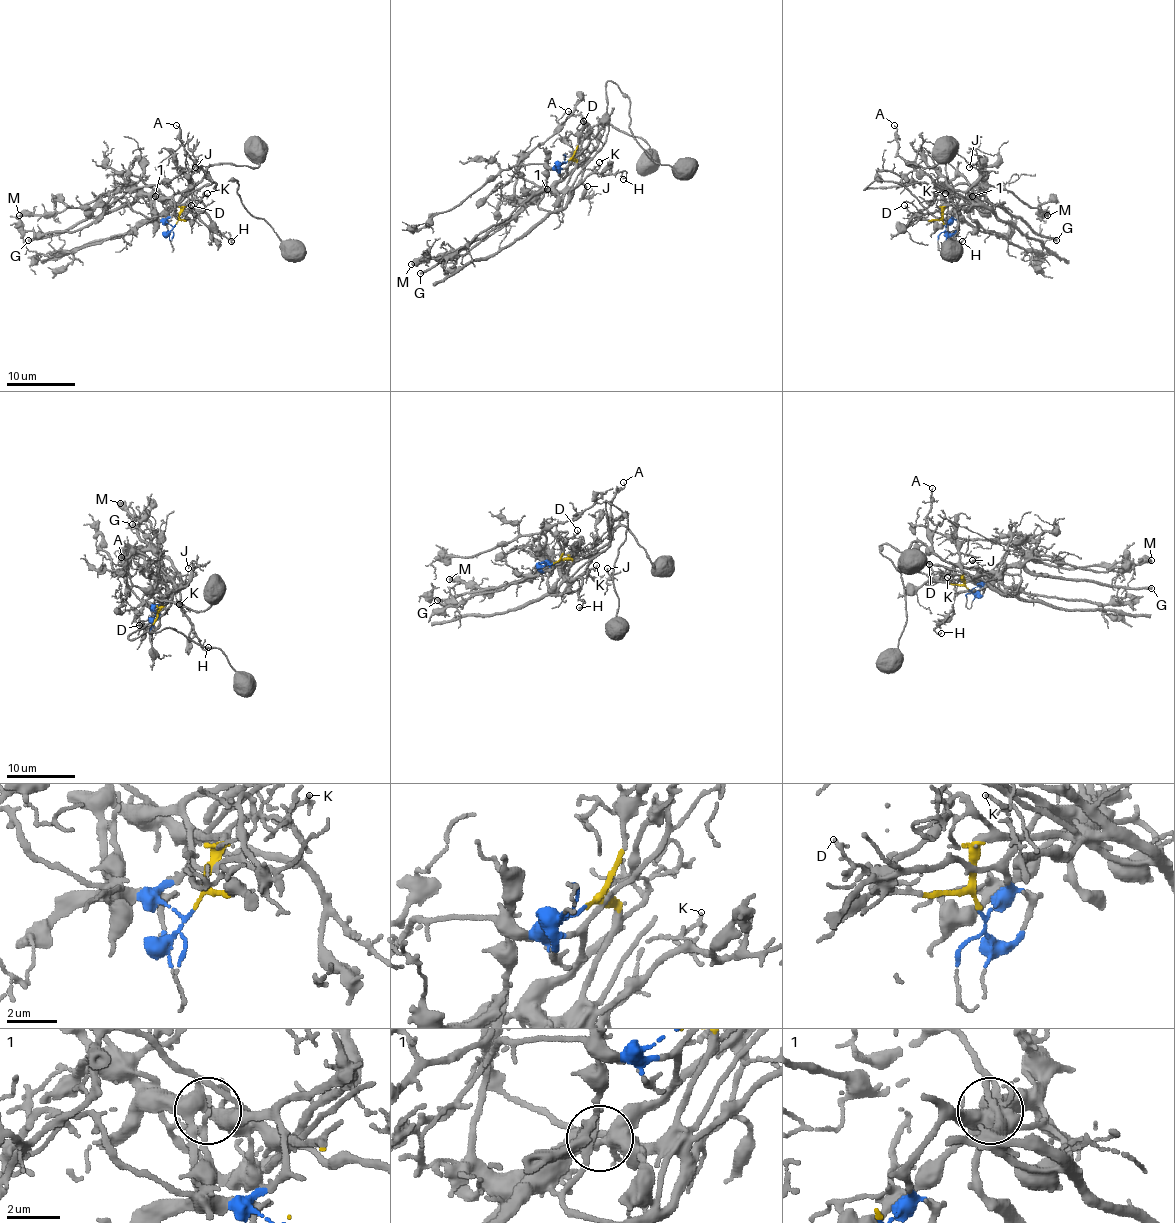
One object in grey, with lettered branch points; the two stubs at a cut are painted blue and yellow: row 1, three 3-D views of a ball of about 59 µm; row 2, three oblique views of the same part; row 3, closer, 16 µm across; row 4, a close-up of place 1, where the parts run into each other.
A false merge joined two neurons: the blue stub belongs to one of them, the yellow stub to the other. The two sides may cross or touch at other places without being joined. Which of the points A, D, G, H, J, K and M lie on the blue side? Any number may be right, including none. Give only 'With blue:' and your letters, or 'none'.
With blue: A, G, M

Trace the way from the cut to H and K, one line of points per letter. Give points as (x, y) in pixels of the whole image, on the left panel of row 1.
H: (176, 224), (183, 205), (174, 205), (195, 208), (205, 213), (221, 232), (234, 241), (231, 241)
K: (176, 224), (183, 205), (174, 205), (202, 210), (202, 198), (207, 193)

